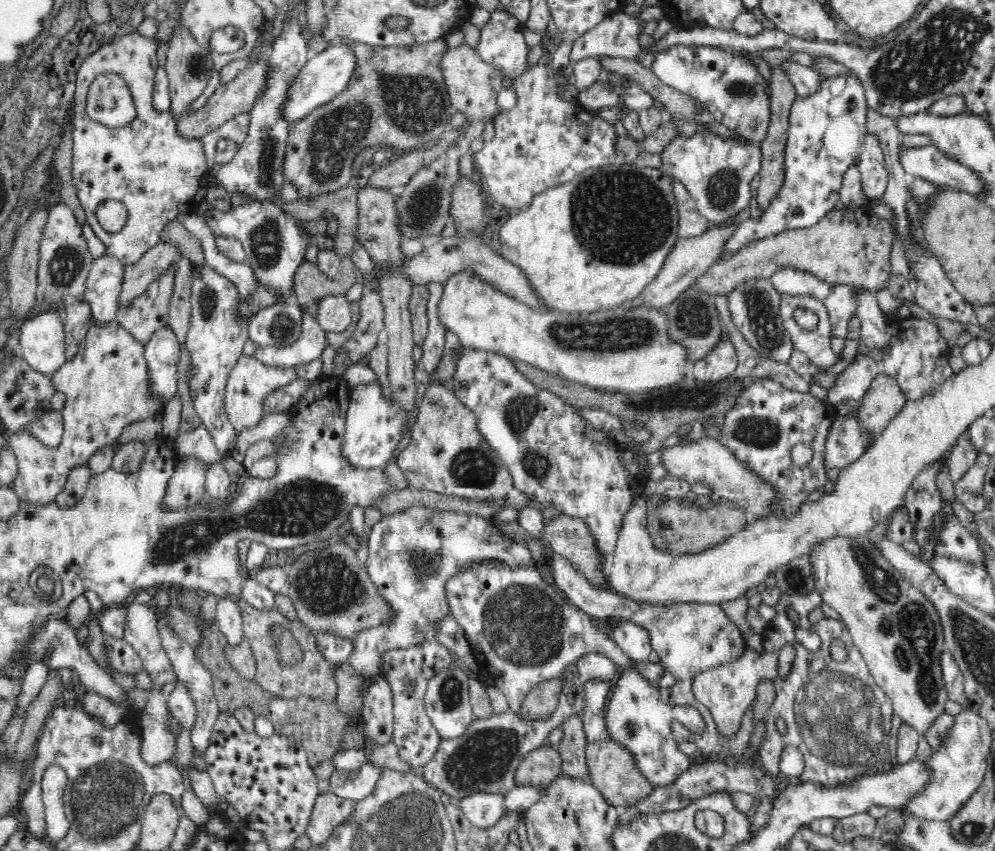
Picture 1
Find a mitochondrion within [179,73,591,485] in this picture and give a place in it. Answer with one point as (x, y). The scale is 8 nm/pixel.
(521, 410)

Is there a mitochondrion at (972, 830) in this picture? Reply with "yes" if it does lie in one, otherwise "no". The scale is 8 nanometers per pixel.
yes

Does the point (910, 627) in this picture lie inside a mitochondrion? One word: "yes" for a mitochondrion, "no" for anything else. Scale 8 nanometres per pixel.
yes

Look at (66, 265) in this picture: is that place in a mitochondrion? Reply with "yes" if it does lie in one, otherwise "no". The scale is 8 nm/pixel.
yes

